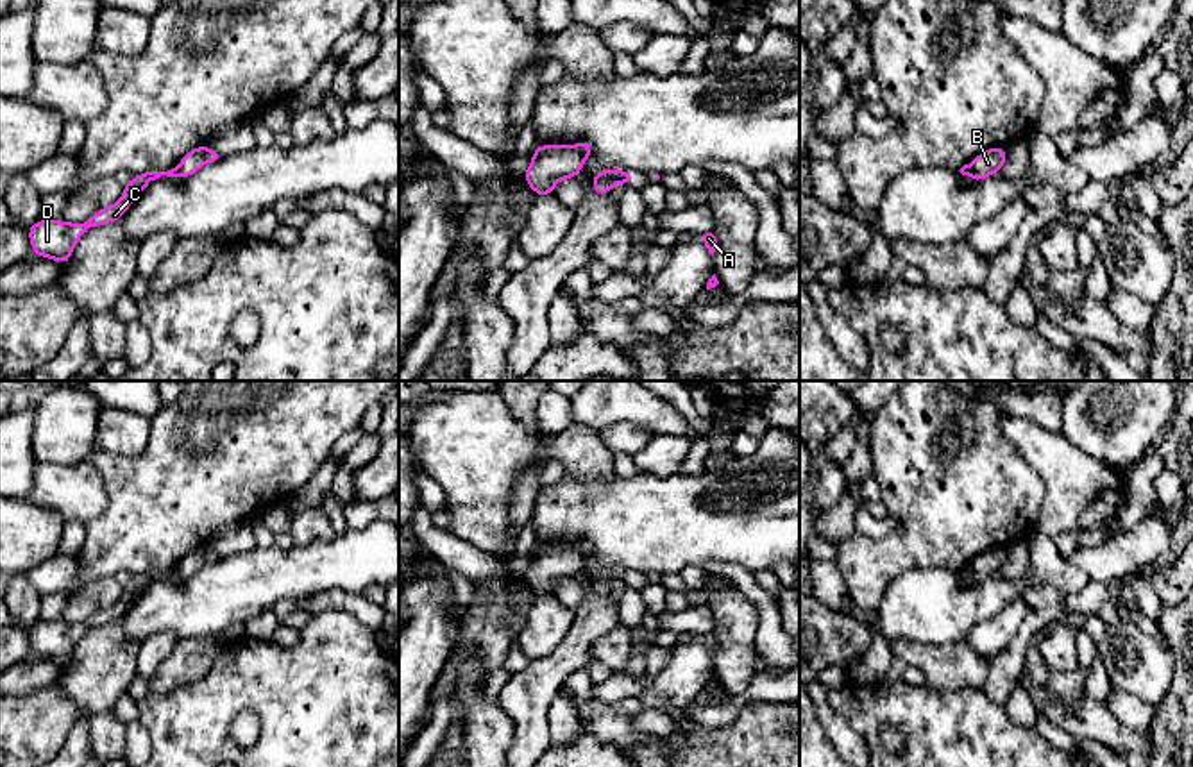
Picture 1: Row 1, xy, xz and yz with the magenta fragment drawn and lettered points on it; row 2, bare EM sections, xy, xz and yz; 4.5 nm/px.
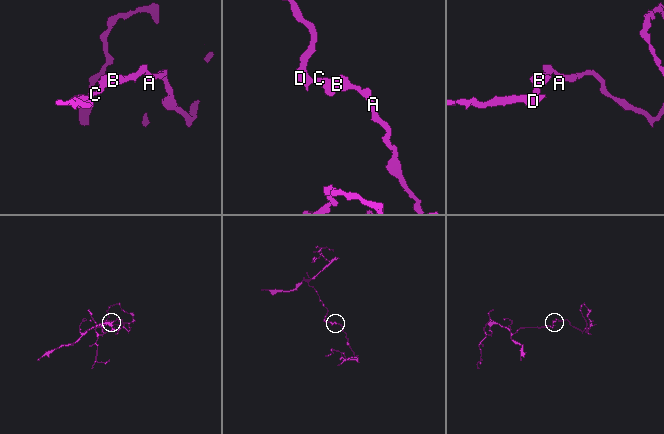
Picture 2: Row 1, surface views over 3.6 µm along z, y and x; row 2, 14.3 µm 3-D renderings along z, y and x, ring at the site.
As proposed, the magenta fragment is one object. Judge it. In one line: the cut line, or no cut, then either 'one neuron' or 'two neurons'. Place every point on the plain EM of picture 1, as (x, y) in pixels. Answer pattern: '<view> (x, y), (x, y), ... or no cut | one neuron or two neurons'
xz (576, 546), (585, 558) | two neurons

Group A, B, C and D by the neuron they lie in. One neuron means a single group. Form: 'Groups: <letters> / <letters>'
Groups: A / B C D

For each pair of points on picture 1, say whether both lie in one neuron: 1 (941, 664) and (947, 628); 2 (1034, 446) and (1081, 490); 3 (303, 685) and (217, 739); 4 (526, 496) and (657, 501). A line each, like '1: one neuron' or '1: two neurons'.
1: two neurons
2: one neuron
3: one neuron
4: two neurons

